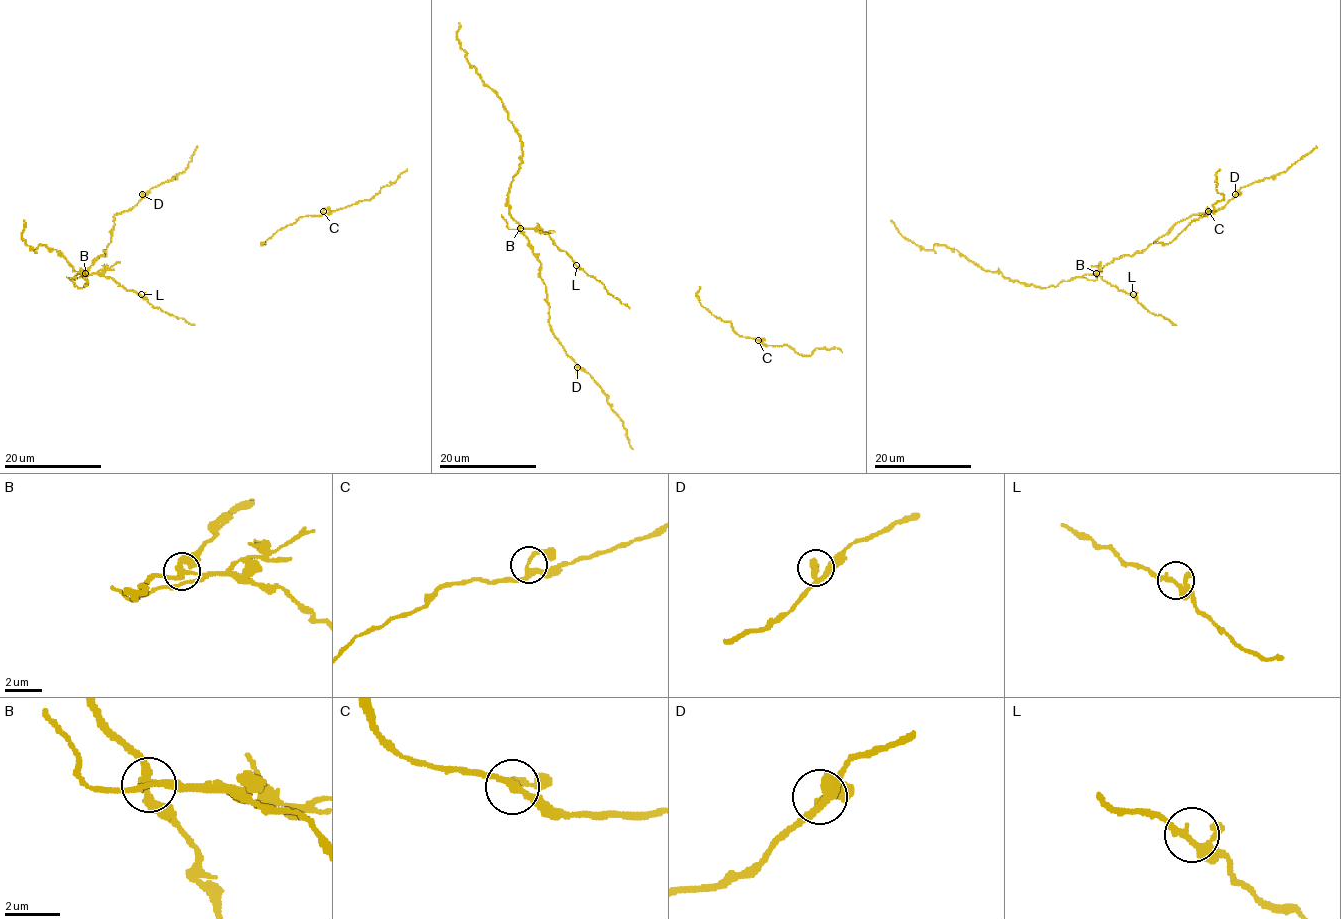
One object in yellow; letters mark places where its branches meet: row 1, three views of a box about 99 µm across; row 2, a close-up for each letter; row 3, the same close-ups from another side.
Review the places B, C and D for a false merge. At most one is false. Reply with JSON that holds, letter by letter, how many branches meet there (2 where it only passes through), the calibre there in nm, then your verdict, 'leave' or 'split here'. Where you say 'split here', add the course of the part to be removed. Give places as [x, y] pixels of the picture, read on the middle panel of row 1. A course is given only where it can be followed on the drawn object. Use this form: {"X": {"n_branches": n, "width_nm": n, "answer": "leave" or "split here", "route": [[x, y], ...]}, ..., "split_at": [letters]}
{"B": {"n_branches": 3, "width_nm": 220, "answer": "split here", "route": [[519, 228], [546, 233], [573, 262], [629, 309]]}, "C": {"n_branches": 3, "width_nm": 240, "answer": "leave"}, "D": {"n_branches": 3, "width_nm": 220, "answer": "leave"}, "split_at": ["B"]}

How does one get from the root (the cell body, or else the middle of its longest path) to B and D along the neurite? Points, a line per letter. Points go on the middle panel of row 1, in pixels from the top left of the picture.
B: (576, 265), (548, 234), (519, 228)
D: (576, 265), (548, 234), (519, 229), (541, 265), (540, 278), (545, 284), (550, 331), (577, 367)

